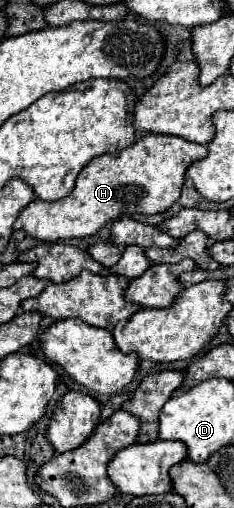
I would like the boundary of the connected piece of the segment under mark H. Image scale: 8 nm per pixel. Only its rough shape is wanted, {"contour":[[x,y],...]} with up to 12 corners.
{"contour":[[145,133],[85,165],[69,197],[35,199],[31,237],[95,235],[163,213],[205,145]]}

